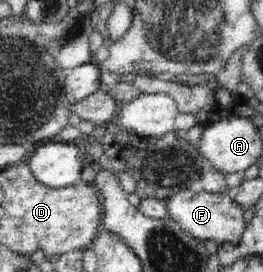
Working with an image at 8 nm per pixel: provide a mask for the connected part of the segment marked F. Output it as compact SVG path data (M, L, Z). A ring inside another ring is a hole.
M187 188L163 200L169 217L177 221L180 227L196 241L205 243L207 240L213 240L218 245L223 243L238 245L247 227L246 221L243 220L244 209L234 202L229 192L207 193L203 190L196 193Z

